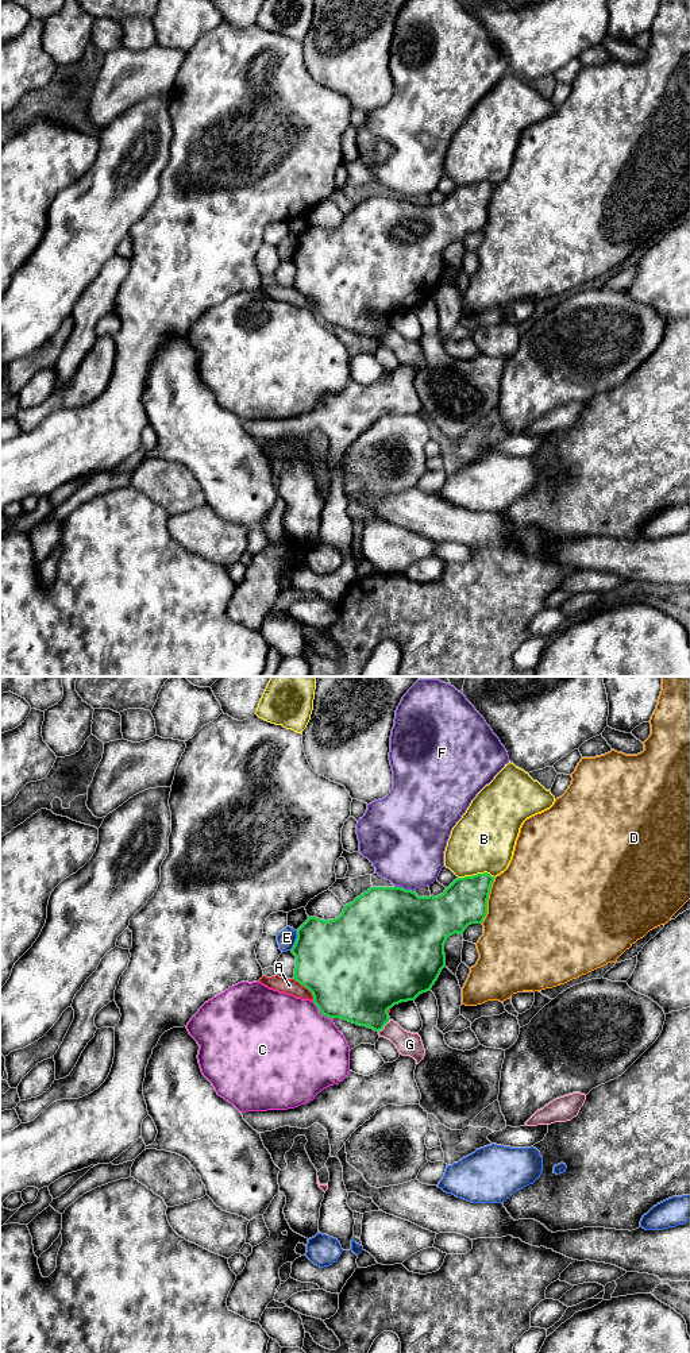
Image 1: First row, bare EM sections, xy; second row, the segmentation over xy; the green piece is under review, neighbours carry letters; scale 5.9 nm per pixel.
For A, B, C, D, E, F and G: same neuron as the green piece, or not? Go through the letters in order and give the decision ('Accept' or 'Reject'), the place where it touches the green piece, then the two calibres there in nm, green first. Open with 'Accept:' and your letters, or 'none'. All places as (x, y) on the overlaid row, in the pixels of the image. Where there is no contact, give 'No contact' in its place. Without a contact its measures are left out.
Accept: none
A: Reject. Touches green at xy (307, 987). Thickness 500 nm (green) against 90 nm
B: Reject. Touches green at xy (477, 874). Thickness 280 nm (green) against 380 nm
C: Reject. Touches green at xy (322, 1013). Thickness 460 nm (green) against 500 nm
D: Reject. Touches green at xy (486, 901). Thickness 280 nm (green) against 480 nm
E: Reject. Touches green at xy (296, 940). Thickness 460 nm (green) against 110 nm
F: Reject. Touches green at xy (404, 889). Thickness 500 nm (green) against 460 nm
G: Reject. Touches green at xy (385, 1024). Thickness 400 nm (green) against 140 nm

